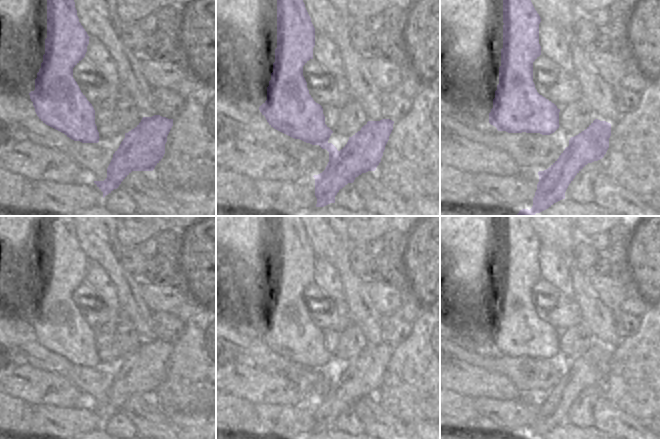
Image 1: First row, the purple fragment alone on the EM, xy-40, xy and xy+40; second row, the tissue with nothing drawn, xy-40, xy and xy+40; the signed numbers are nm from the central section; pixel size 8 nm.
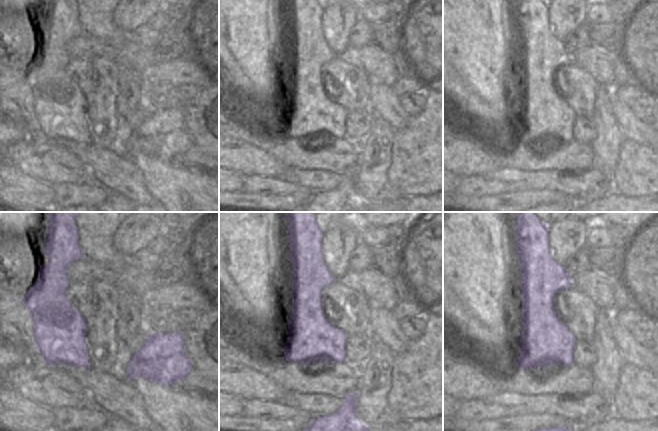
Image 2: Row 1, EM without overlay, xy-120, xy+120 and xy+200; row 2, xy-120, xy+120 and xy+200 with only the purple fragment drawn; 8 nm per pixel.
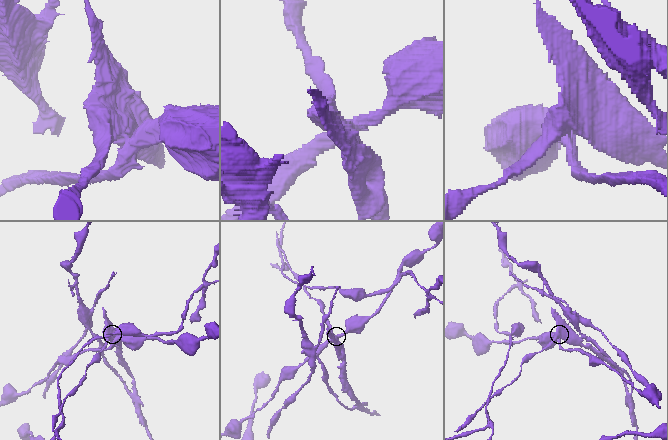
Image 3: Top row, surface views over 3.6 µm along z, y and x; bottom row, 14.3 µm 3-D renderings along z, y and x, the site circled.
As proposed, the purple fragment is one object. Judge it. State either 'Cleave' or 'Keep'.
Cleave.

